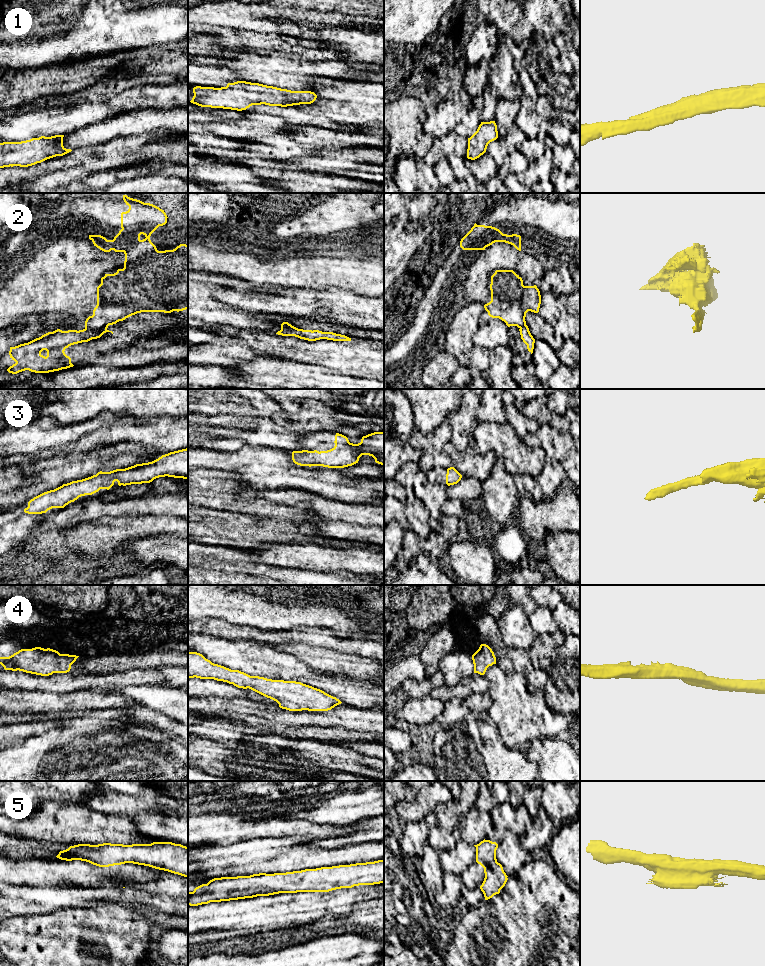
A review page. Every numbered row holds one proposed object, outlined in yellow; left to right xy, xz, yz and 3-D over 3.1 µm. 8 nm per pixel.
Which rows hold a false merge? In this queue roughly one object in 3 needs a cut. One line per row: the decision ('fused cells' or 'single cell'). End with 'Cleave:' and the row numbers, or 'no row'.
1: single cell
2: fused cells
3: single cell
4: single cell
5: single cell
Cleave: 2

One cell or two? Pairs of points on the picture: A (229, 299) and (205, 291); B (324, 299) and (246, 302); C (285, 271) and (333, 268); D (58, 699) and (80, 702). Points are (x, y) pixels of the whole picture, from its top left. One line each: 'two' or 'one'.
A: two
B: one
C: one
D: one

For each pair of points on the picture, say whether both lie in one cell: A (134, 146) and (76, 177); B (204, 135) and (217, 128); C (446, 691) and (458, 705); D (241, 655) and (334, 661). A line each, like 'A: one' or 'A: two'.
A: two
B: two
C: two
D: two

